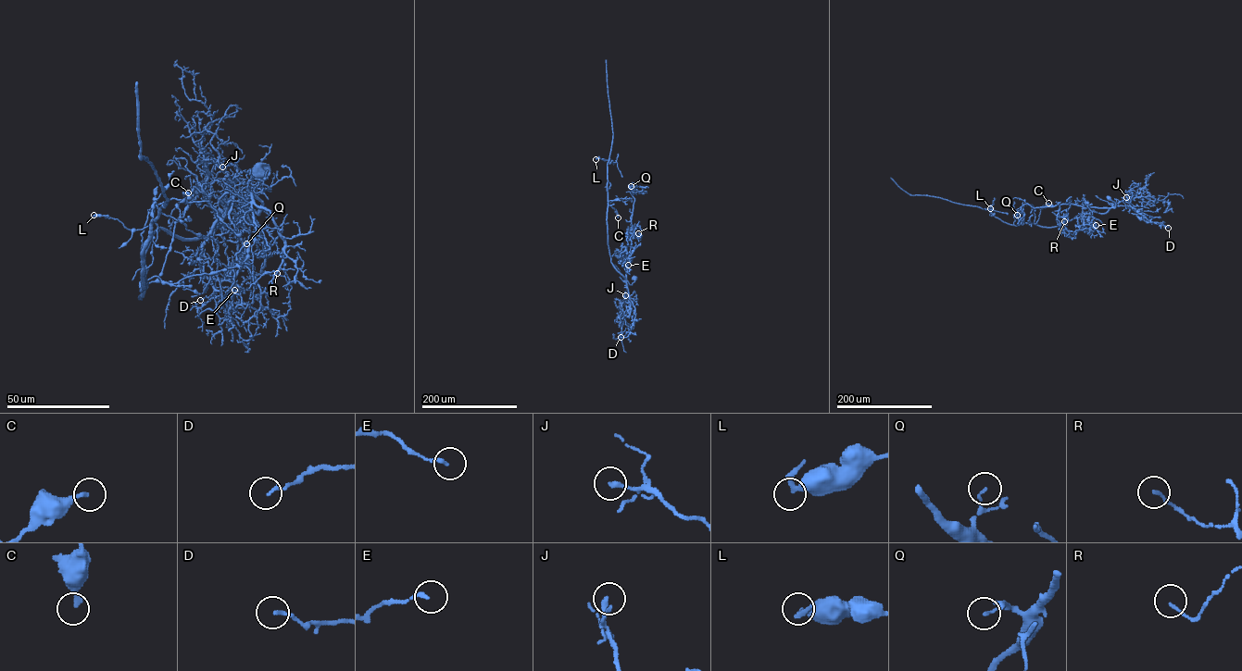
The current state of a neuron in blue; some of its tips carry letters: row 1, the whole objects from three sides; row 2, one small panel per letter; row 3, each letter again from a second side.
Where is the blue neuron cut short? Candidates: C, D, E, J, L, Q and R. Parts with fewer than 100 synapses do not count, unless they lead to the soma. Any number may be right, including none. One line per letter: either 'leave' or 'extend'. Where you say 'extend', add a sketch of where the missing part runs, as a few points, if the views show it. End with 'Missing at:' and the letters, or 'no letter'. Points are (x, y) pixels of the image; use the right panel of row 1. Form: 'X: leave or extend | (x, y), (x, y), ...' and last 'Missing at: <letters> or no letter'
C: leave
D: leave
E: leave
J: leave
L: leave
Q: leave
R: leave
Missing at: no letter

